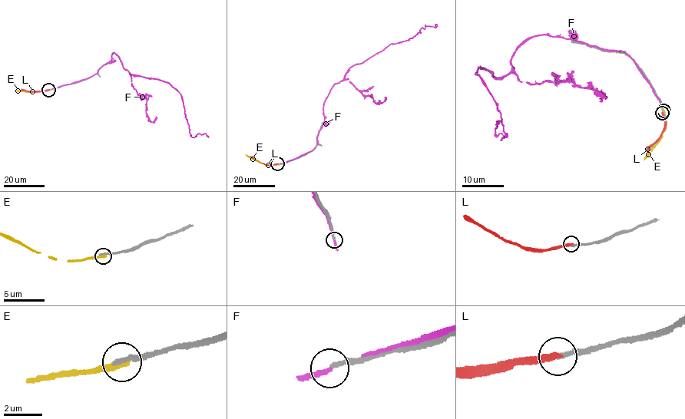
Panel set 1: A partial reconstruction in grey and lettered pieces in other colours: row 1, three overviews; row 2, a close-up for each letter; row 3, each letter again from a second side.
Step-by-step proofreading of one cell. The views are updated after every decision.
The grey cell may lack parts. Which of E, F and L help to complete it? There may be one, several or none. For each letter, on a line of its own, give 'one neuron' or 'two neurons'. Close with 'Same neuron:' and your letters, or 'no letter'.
E: two neurons
F: two neurons
L: two neurons
Same neuron: no letter

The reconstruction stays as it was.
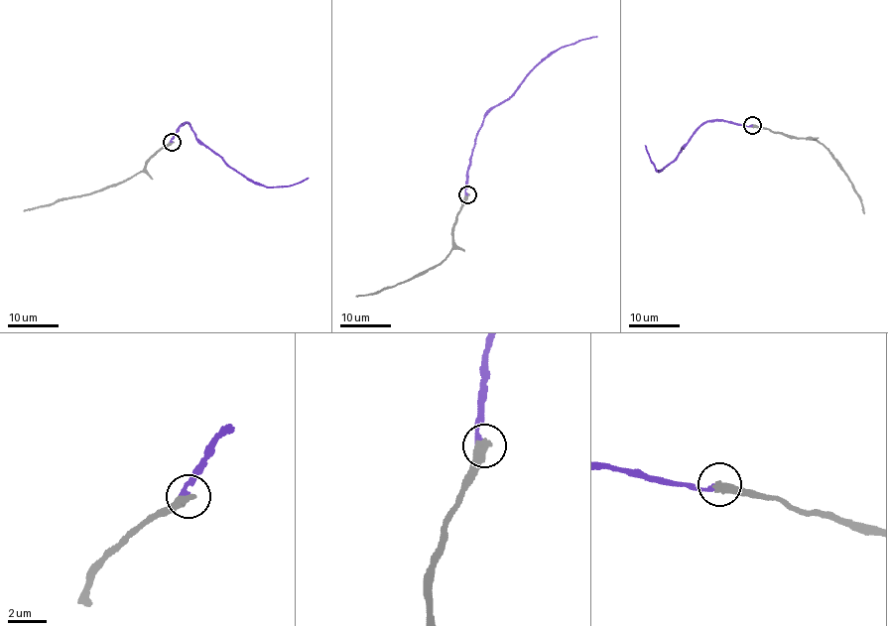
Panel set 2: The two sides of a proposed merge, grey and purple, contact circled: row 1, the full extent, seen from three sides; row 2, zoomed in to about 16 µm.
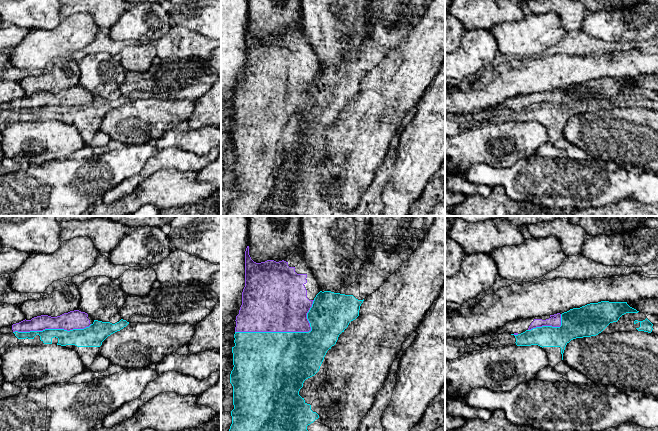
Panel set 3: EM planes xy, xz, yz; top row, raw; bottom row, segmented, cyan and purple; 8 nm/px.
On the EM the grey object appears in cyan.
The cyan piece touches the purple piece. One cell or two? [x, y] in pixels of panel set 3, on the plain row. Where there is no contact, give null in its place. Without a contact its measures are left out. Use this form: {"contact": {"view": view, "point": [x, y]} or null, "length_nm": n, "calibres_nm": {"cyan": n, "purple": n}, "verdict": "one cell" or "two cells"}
{"contact": {"view": "xz", "point": [287, 108]}, "length_nm": 700, "calibres_nm": {"cyan": 500, "purple": 460}, "verdict": "one cell"}

